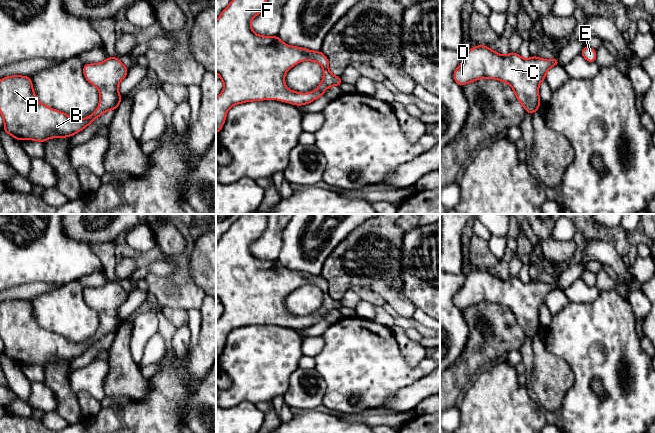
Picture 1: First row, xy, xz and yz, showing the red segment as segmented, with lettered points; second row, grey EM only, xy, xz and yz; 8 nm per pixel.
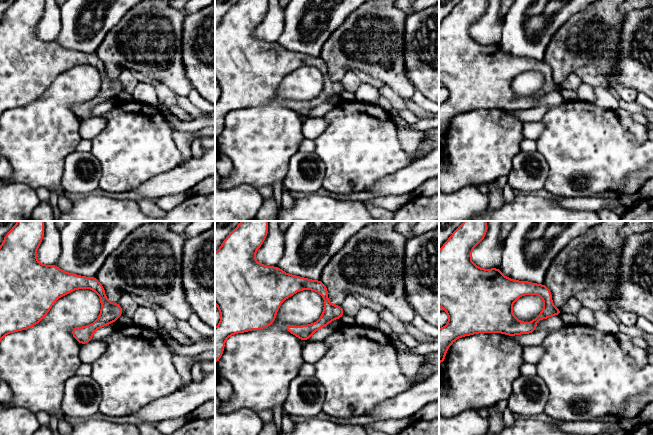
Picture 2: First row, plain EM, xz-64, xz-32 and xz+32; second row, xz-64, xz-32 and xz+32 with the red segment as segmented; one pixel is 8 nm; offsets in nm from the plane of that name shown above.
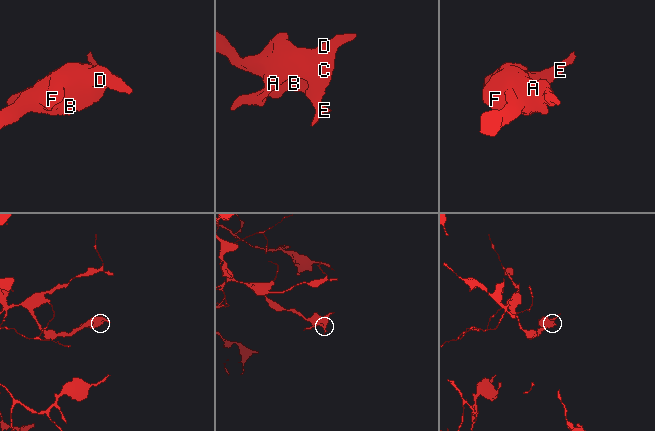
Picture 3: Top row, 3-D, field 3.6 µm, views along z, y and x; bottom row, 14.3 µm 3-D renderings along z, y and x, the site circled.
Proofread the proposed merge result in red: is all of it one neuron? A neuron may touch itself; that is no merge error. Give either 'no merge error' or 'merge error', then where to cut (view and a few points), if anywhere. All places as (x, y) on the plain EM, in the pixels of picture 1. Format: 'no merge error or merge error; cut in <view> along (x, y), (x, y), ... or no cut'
no merge error; no cut

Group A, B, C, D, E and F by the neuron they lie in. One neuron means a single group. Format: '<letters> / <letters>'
A B C D E F

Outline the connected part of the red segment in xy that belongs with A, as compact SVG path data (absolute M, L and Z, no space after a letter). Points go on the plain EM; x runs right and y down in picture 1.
M108 281L101 287L84 288L83 298L99 314L100 319L97 333L84 343L73 343L39 326L30 300L1 302L0 338L4 343L3 354L19 365L44 367L50 362L70 362L103 337L117 334L122 324L118 308L128 298L127 291L119 282Z

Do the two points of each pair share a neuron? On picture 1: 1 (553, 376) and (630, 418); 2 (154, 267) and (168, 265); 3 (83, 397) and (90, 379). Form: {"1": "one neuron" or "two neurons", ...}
{"1": "two neurons", "2": "one neuron", "3": "two neurons"}

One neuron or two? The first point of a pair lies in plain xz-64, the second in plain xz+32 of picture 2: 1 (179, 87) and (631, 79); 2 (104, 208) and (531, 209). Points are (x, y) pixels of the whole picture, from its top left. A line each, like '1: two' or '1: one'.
1: two
2: one

